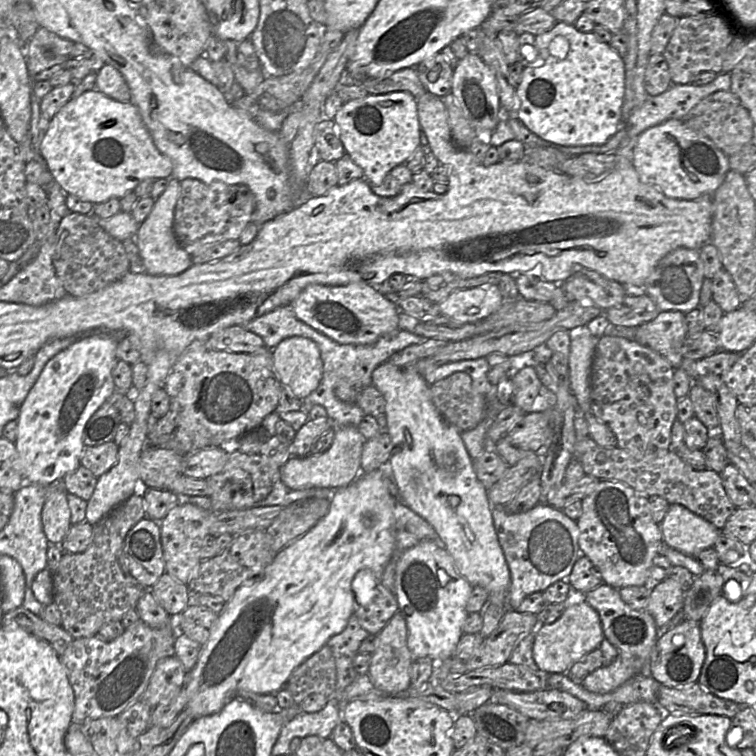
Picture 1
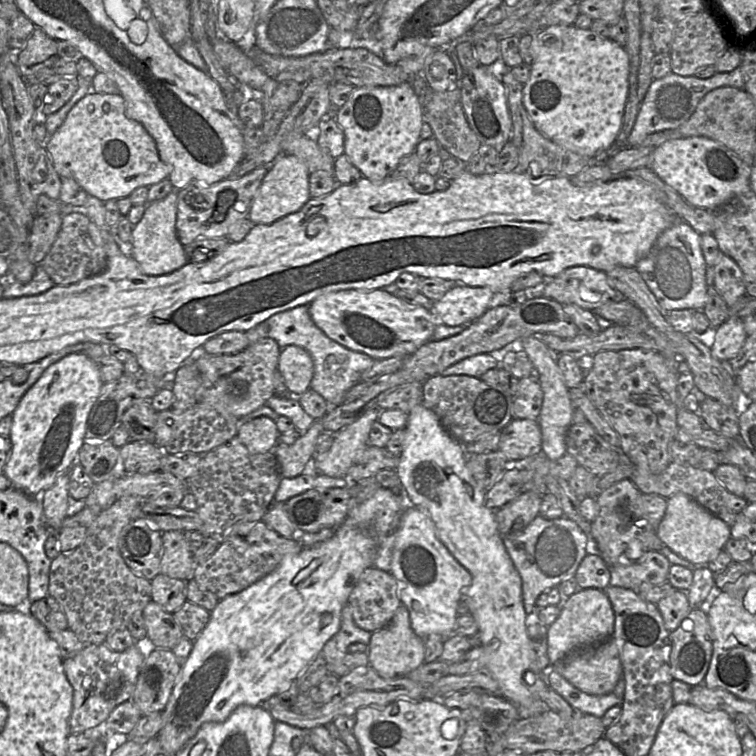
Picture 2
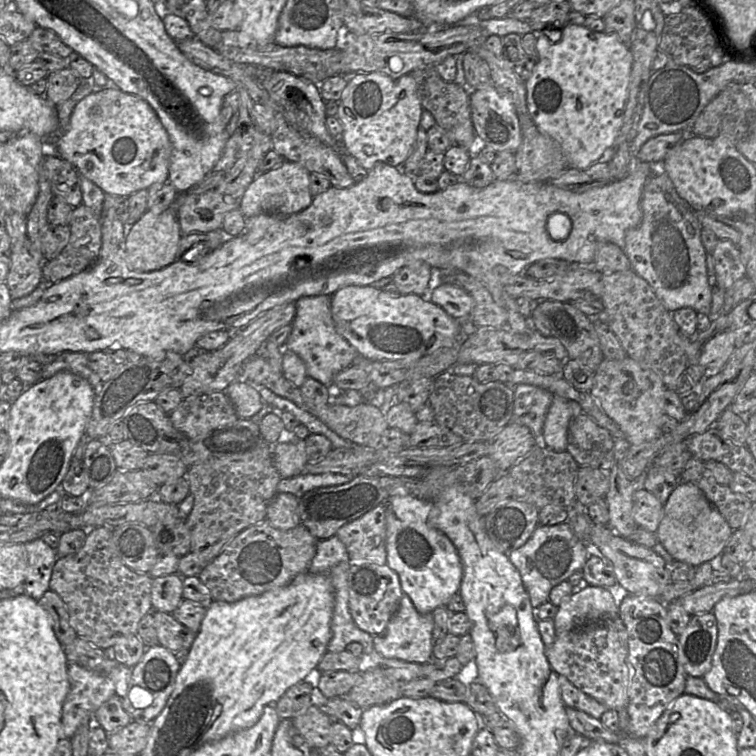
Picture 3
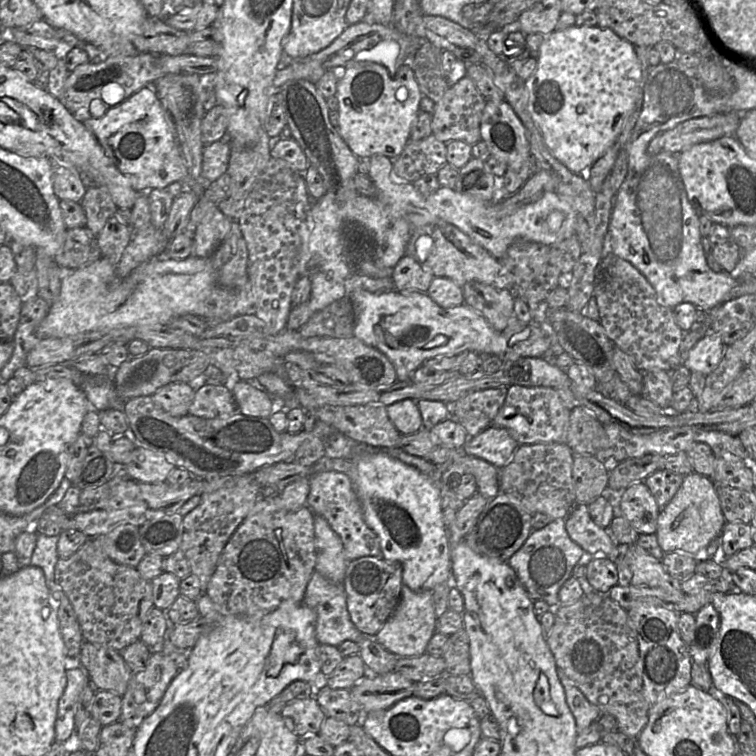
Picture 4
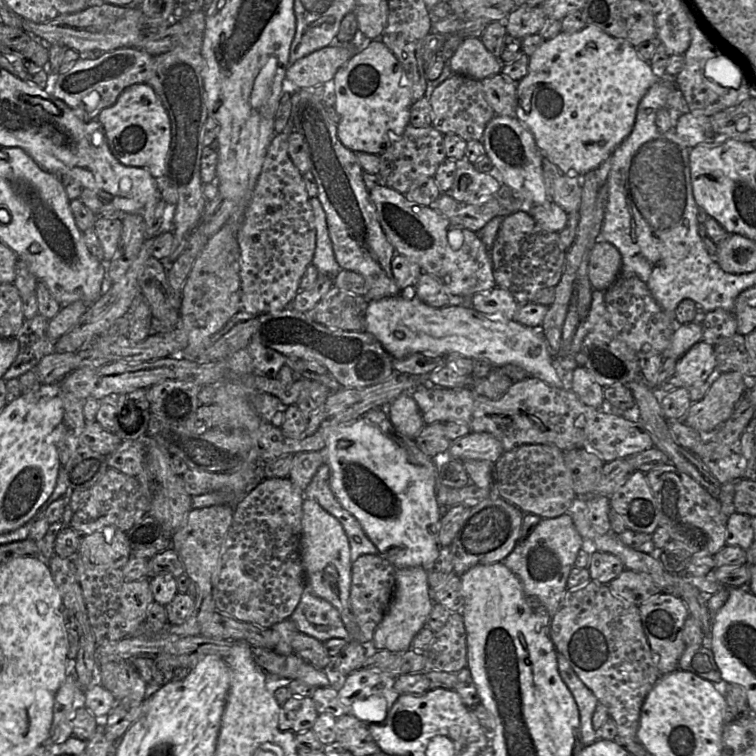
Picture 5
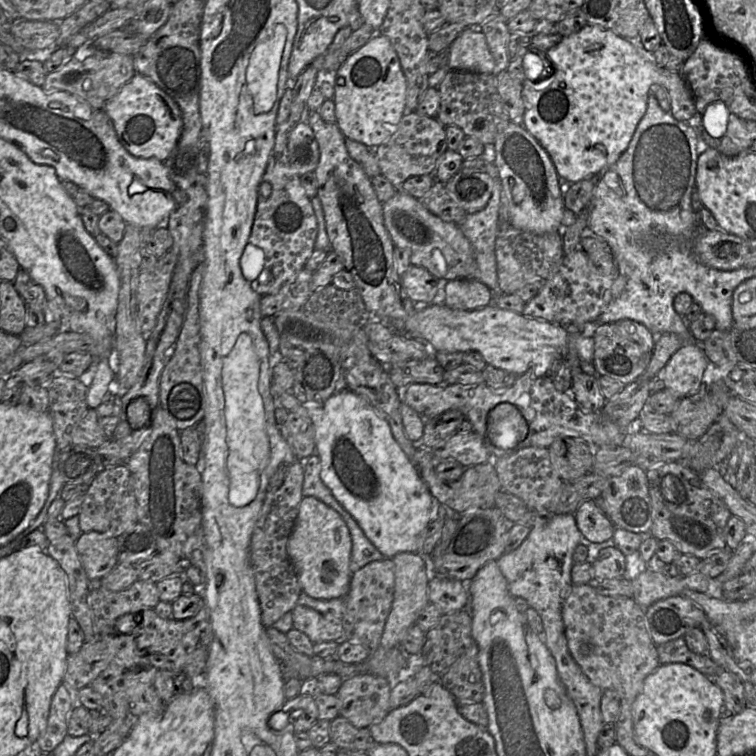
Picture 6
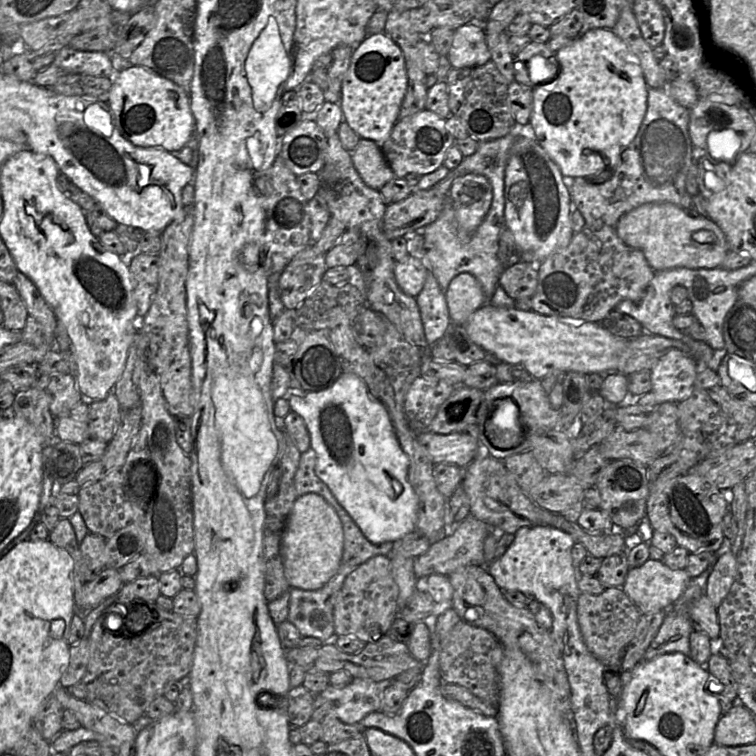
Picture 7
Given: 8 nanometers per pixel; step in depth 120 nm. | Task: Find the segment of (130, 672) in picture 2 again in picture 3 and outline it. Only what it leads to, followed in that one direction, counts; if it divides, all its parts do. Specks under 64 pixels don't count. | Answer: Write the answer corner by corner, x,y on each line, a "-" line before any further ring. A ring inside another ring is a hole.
69,663
70,691
62,708
62,738
72,739
78,728
94,719
97,709
116,695
114,681
98,672

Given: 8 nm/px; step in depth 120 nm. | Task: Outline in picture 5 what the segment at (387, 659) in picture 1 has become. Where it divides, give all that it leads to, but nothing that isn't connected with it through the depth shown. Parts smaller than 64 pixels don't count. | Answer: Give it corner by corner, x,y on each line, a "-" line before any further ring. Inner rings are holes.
414,566
397,569
391,603
386,615
375,630
370,649
399,652
411,648
411,642
415,635
426,626
433,604
434,601
428,583
428,573
425,568

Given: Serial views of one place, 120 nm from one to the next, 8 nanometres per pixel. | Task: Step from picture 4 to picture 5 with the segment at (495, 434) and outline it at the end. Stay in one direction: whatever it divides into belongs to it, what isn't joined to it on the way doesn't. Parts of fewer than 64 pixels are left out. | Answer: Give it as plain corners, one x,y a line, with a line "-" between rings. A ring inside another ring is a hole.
470,431
451,441
447,454
461,461
486,460
494,464
504,452
502,443
492,434

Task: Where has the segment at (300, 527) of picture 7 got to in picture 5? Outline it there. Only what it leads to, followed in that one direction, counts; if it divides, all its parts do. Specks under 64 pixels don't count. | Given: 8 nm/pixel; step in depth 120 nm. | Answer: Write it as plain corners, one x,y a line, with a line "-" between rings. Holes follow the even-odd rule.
305,499
303,502
300,555
306,584
311,586
317,596
329,601
339,611
342,622
350,634
350,640
370,646
363,642
350,602
352,561
348,537
339,520
311,499

